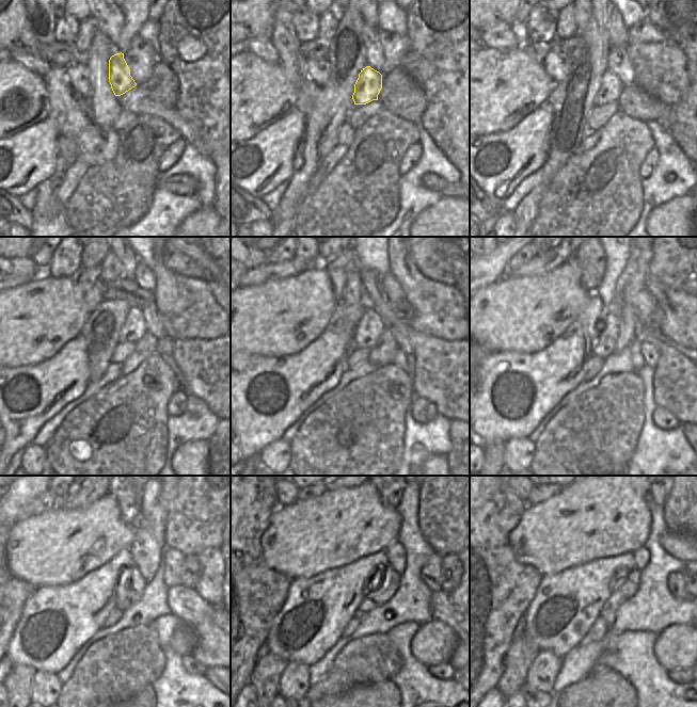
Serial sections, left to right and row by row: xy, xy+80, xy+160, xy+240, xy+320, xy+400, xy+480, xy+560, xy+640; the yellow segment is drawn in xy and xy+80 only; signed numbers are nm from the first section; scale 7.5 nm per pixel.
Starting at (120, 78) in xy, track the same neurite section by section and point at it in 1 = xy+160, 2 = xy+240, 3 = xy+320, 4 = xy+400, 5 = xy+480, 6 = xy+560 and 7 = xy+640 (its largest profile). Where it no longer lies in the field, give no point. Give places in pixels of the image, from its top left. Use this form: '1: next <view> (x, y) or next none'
1: next xy+160 (610, 91)
2: next xy+240 (133, 330)
3: next xy+320 (370, 326)
4: next xy+400 (604, 346)
5: next xy+480 (131, 583)
6: next xy+560 (380, 596)
7: next xy+640 (618, 596)

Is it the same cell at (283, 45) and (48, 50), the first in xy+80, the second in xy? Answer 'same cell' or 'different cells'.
different cells

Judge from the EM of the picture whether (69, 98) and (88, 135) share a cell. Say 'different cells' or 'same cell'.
same cell

